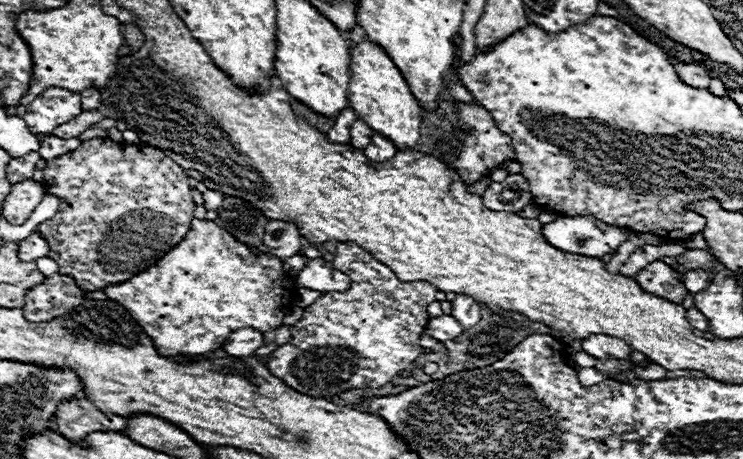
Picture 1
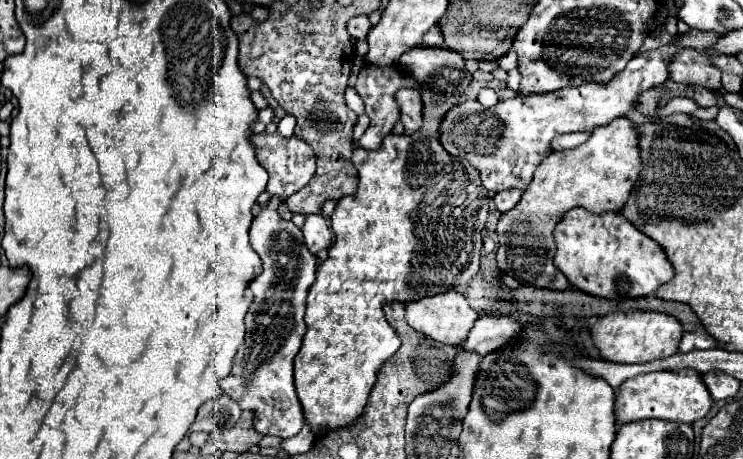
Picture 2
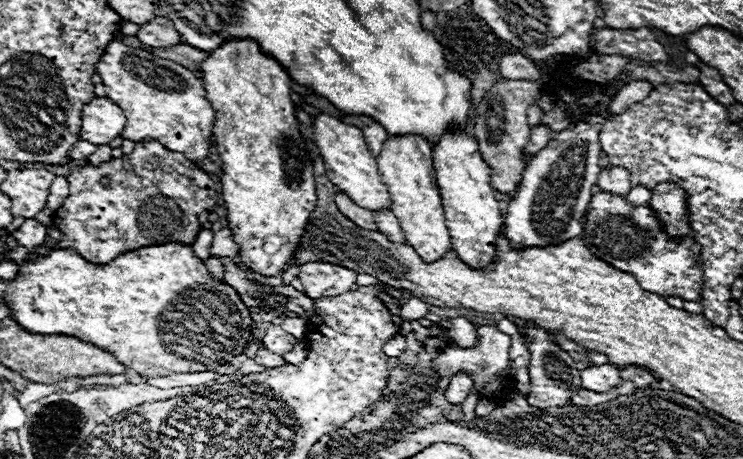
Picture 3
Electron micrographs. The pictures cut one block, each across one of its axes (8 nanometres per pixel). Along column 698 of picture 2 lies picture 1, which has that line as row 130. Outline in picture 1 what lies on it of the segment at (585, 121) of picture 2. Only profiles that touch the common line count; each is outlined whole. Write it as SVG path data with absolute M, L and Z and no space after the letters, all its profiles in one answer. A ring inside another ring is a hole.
M52 86L26 106L26 114L22 118L34 134L50 134L56 126L70 122L80 112L82 102L78 92Z

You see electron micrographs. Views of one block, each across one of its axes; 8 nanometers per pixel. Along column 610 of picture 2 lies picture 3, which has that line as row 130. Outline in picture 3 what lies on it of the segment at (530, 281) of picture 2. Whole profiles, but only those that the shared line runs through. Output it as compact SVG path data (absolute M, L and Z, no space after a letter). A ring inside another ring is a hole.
M116 34L96 62L96 72L102 78L106 96L124 110L126 126L124 134L120 134L122 138L134 142L154 138L168 150L182 152L194 162L208 156L216 114L206 100L204 82L188 68L172 60L162 60L142 48L126 46L122 34Z

